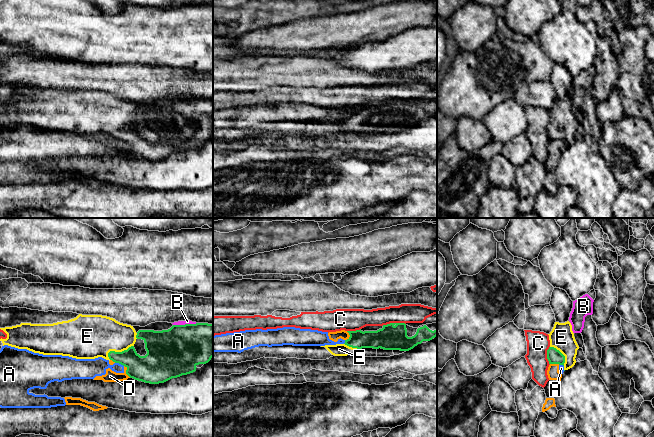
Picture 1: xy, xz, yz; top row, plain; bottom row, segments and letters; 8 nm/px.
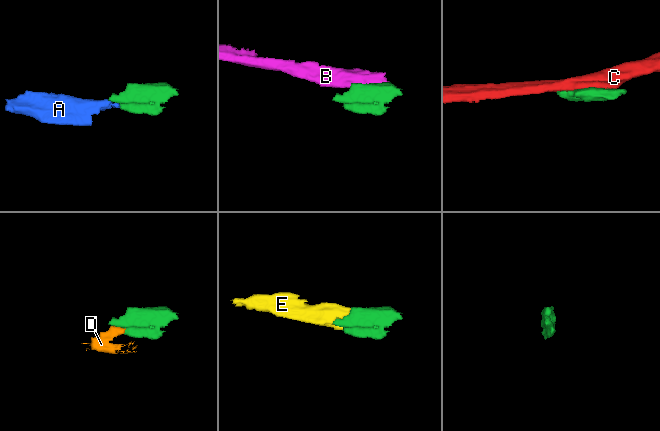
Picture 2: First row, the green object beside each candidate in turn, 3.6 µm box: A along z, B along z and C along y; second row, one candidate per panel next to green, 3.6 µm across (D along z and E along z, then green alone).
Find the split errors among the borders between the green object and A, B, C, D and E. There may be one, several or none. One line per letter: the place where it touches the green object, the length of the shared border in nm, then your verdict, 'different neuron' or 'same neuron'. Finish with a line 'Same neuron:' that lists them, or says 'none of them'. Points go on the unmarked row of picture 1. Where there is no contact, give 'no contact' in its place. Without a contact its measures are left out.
A: xy (119, 139) | 80 nm | different neuron
B: xy (185, 100) | 190 nm | different neuron
C: xz (393, 99) | 190 nm | different neuron
D: xy (126, 147) | 120 nm | different neuron
E: xy (119, 128) | 240 nm | same neuron
Same neuron: E

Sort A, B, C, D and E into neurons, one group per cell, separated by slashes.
A D / B / C / E

